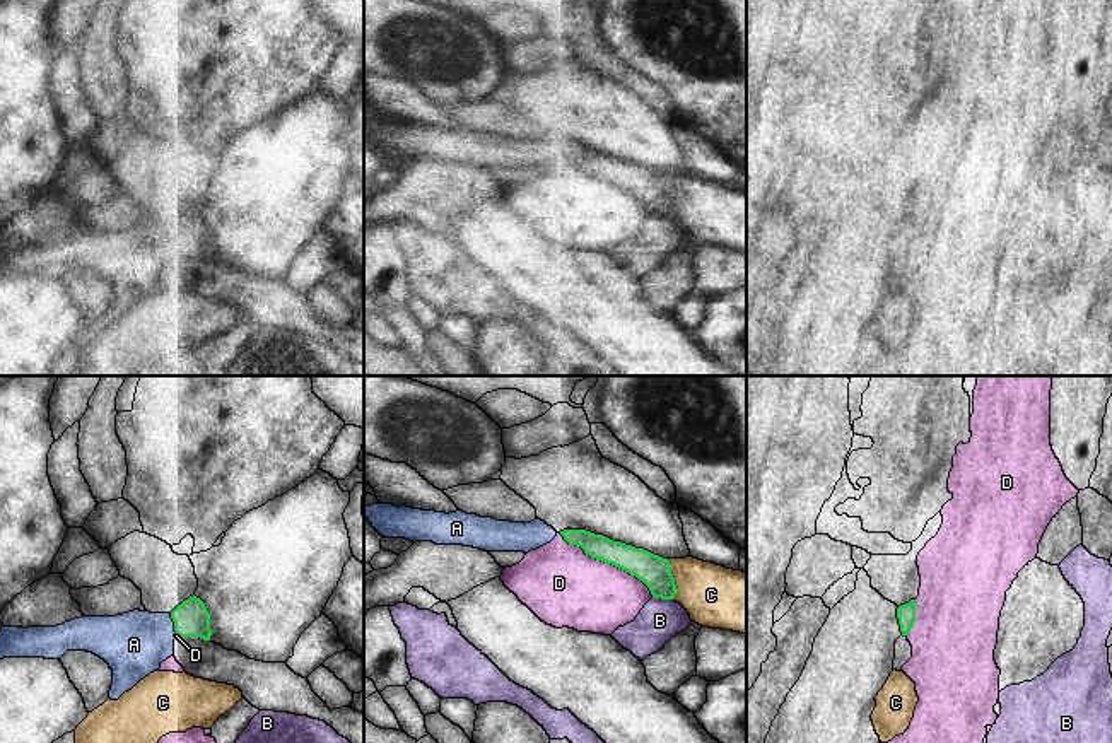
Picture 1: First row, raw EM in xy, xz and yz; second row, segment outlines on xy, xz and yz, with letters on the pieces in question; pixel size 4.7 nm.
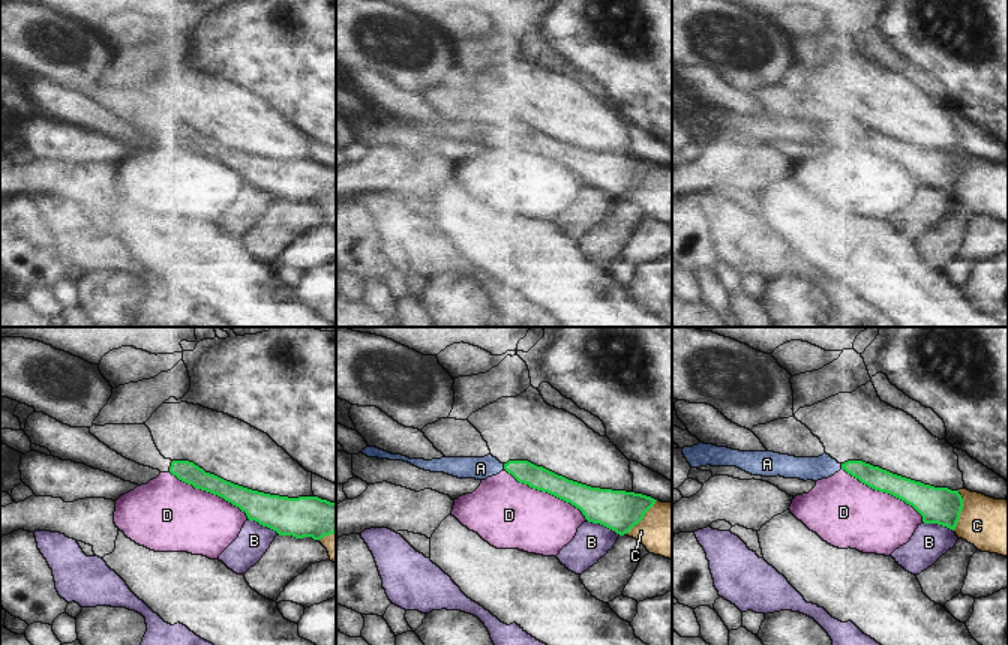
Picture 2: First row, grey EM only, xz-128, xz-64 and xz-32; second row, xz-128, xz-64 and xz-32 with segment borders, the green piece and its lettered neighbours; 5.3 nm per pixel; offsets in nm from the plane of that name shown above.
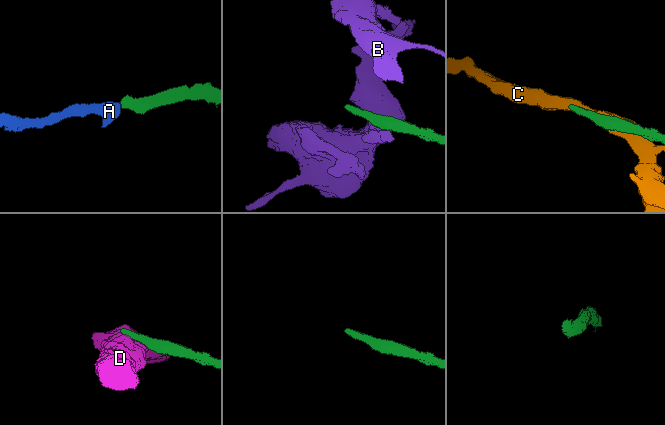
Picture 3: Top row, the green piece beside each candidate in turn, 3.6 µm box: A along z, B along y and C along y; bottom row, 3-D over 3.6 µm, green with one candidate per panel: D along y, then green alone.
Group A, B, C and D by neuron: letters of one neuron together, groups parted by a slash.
A / B / C / D

